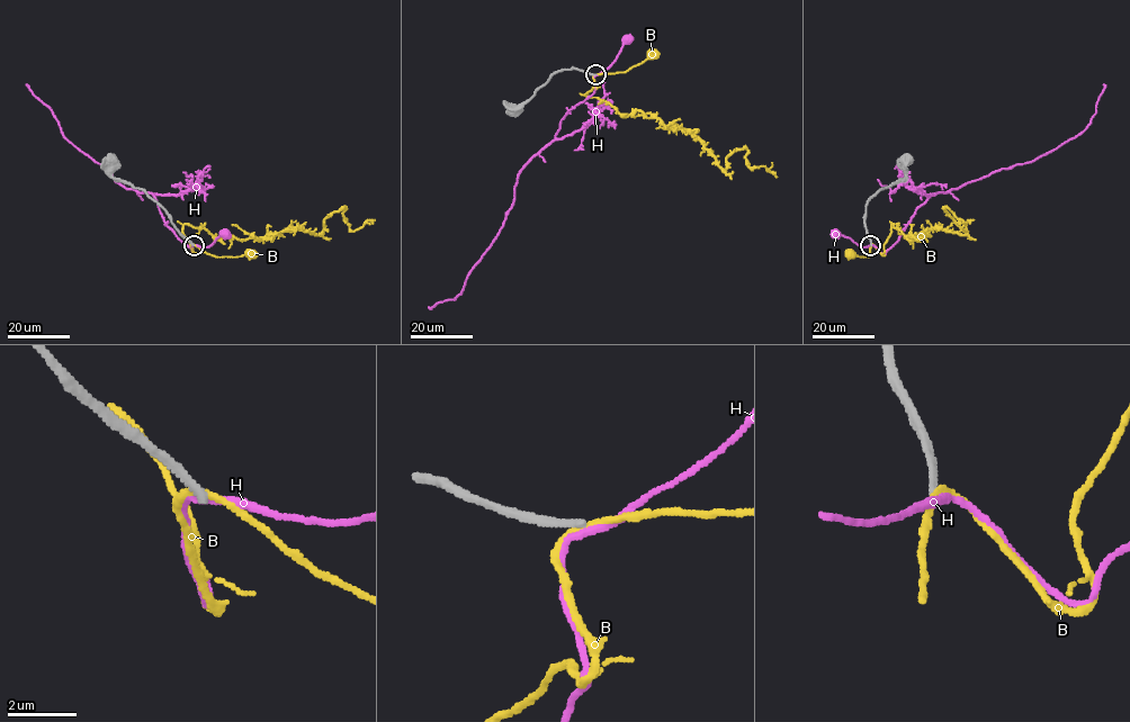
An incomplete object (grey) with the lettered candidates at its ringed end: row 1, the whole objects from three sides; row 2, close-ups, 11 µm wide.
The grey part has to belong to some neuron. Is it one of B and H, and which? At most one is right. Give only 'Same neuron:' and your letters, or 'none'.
Same neuron: none

